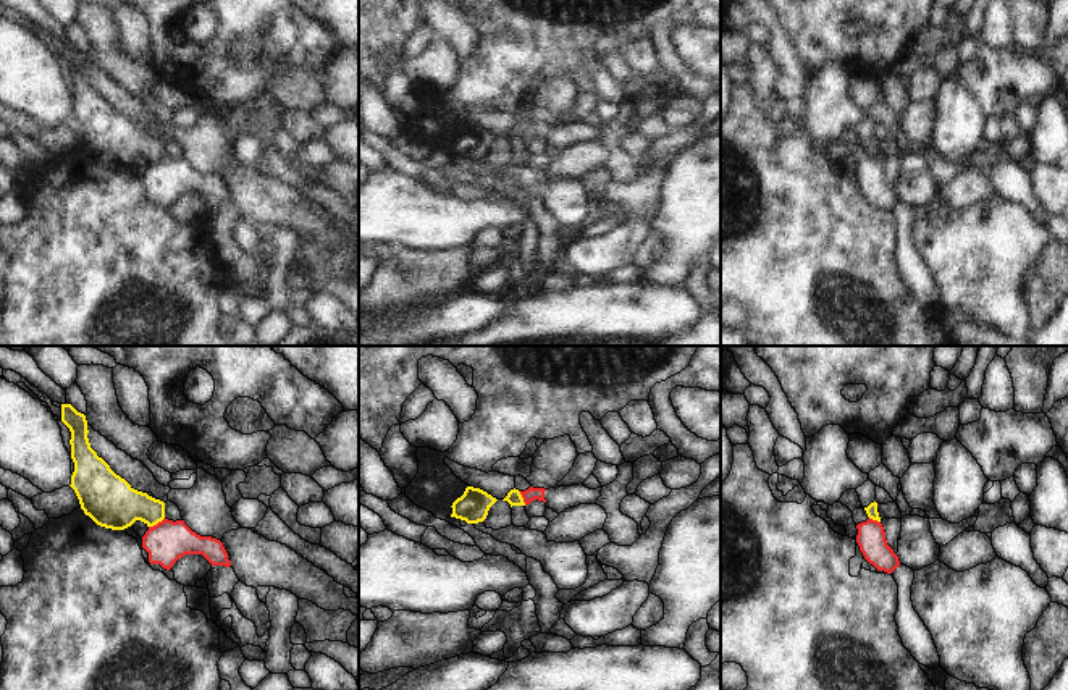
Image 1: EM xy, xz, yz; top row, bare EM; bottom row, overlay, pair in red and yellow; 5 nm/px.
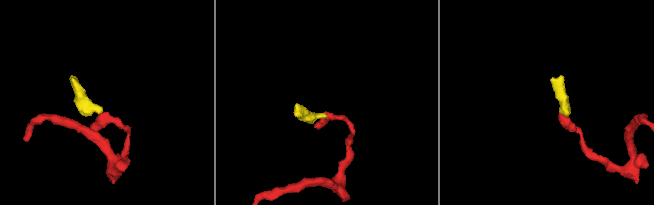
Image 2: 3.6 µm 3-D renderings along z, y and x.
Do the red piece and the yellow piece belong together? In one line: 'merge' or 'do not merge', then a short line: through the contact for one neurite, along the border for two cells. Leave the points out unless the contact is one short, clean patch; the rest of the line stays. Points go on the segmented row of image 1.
do not merge | xy (163, 517), (149, 527)

